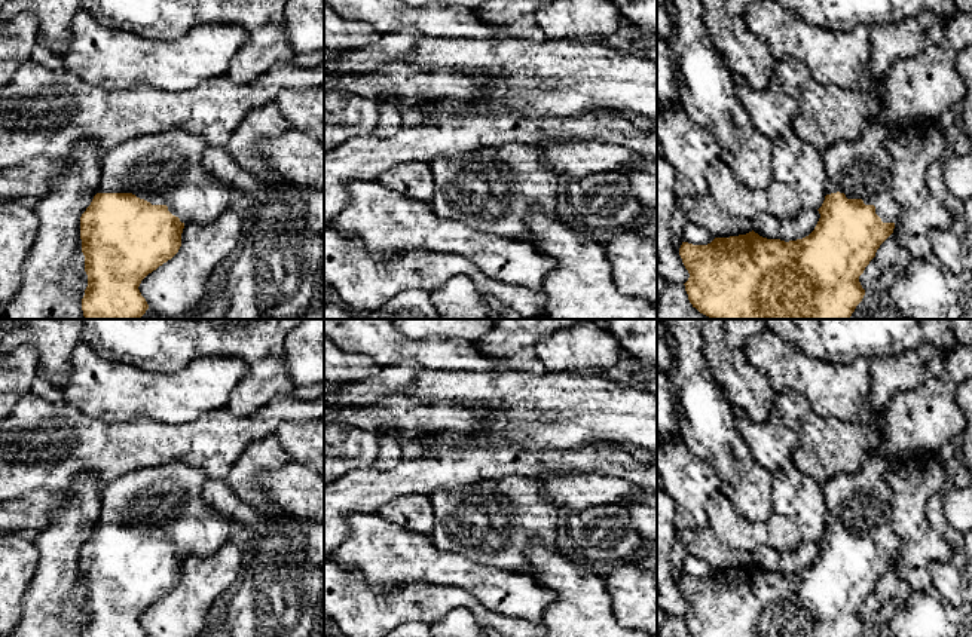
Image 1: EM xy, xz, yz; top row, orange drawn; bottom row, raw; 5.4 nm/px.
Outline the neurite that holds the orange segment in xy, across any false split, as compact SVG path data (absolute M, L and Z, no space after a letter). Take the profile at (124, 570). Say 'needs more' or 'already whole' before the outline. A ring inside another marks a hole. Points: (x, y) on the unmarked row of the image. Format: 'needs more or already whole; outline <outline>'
needs more; outline M172 462L138 469L104 484L97 527L80 549L82 585L88 607L82 637L147 637L138 619L149 606L178 585L184 557L210 557L229 542L232 523L205 503L205 481L207 475L201 469Z

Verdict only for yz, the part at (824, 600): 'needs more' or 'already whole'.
needs more

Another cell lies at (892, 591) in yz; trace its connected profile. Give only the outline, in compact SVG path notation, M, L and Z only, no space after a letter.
M895 555L893 566L880 578L859 609L859 615L865 625L887 625L910 594L910 585L899 575L898 555Z

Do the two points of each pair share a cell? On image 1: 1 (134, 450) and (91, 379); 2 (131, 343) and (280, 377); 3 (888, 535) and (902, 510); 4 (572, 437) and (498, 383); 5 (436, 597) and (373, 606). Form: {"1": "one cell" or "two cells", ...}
{"1": "two cells", "2": "one cell", "3": "two cells", "4": "one cell", "5": "one cell"}

